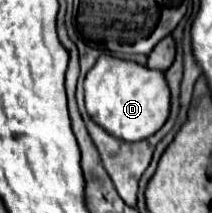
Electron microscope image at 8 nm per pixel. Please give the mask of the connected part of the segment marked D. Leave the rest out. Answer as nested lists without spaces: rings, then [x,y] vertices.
[[[101,55],[85,77],[85,107],[91,119],[111,135],[125,141],[147,139],[163,127],[169,117],[171,93],[163,71],[149,69],[135,61]]]

